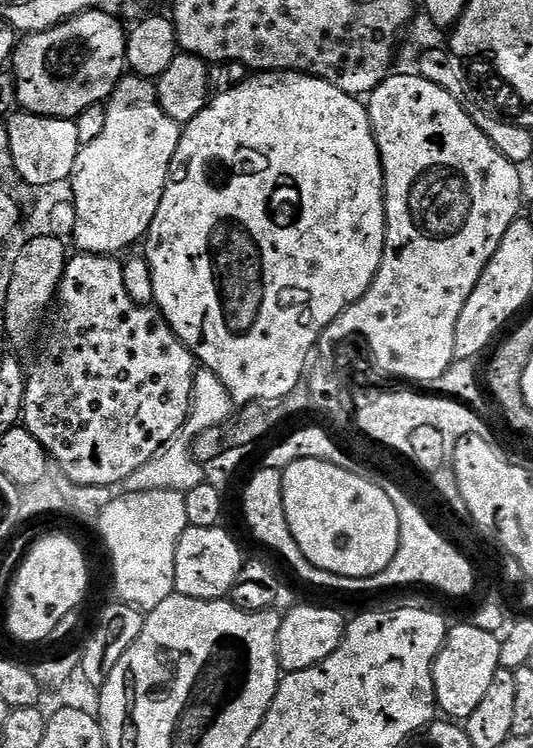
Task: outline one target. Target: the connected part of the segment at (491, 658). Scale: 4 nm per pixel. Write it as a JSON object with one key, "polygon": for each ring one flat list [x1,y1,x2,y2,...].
{"polygon":[[471,622,453,625,444,640,443,649,435,660,434,682,437,707,451,719,465,721,478,708,494,674,500,670,501,637,476,628]]}

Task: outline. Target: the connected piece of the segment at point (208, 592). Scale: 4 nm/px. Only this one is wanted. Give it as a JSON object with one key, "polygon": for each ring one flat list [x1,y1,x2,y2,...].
{"polygon":[[189,526,177,544,174,562,175,591,181,596,199,600,222,600,231,593,238,582,238,574,244,569,246,557,240,544,224,529,224,526]]}

